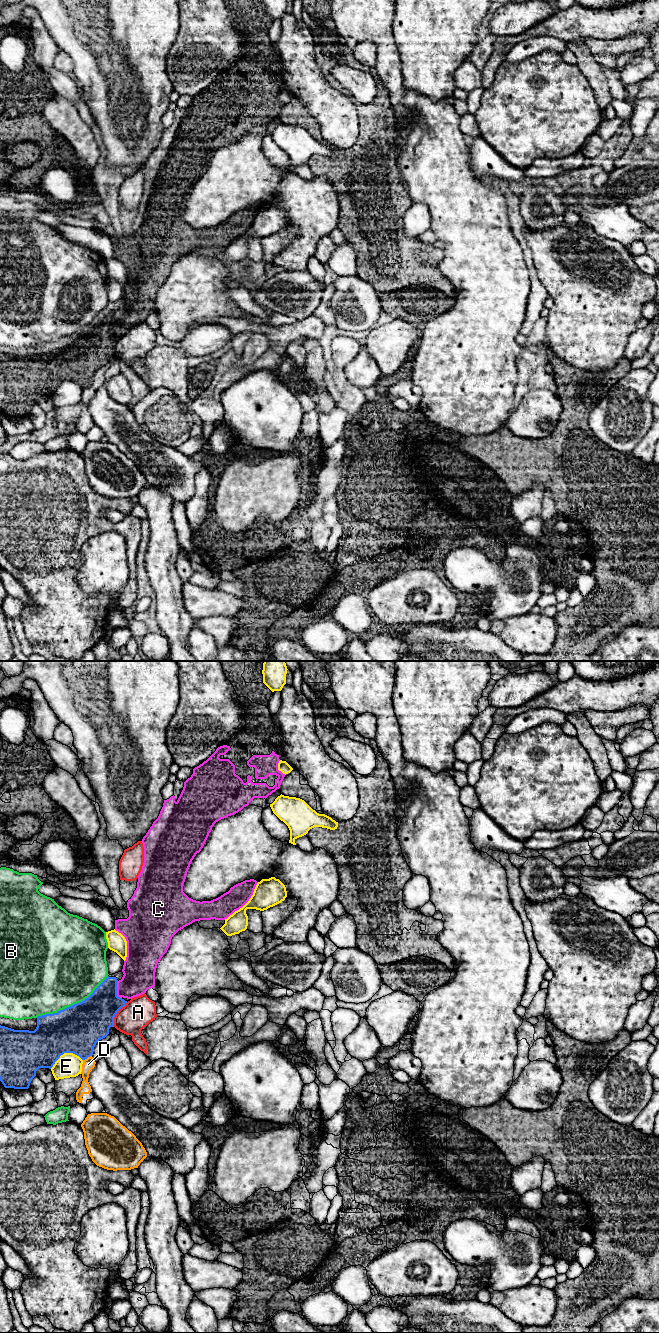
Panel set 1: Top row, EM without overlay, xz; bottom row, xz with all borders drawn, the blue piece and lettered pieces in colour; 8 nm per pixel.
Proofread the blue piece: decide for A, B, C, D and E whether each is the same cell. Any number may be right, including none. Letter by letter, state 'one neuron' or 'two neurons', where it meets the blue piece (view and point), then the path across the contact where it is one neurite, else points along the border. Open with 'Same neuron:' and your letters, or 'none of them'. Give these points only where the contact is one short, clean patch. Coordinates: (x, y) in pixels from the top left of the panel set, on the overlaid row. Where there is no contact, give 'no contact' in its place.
Same neuron: C
A: two neurons | xz (116, 1013)
B: two neurons | xz (72, 1005)
C: one neuron | xz (116, 990) | across xz (96, 1013), (116, 990), (139, 969)
D: two neurons | xz (87, 1057) | along xz (91, 1055), (83, 1060)
E: two neurons | xz (65, 1052)

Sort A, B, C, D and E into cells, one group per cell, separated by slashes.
A / B / C / D / E

